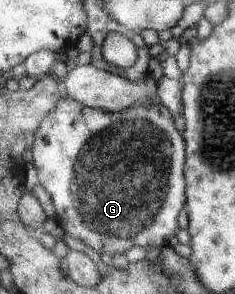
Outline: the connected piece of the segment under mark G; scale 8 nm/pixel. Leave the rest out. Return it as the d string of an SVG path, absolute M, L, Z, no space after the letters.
M65 95L61 100L58 108L50 113L50 118L46 118L46 122L42 124L42 128L37 132L38 142L34 142L34 158L36 158L36 166L40 170L40 182L48 188L53 204L57 209L56 219L59 224L75 238L80 238L86 244L96 249L105 258L110 258L114 254L124 254L128 250L132 250L134 246L148 246L150 248L158 248L158 246L168 246L168 240L174 238L176 232L180 230L180 214L182 210L187 210L187 178L186 178L186 162L187 162L187 144L185 134L176 128L173 112L166 106L161 97L156 97L155 101L147 103L138 103L129 109L117 112L105 111L104 109L90 108L89 106L79 103L76 99L72 99Z

